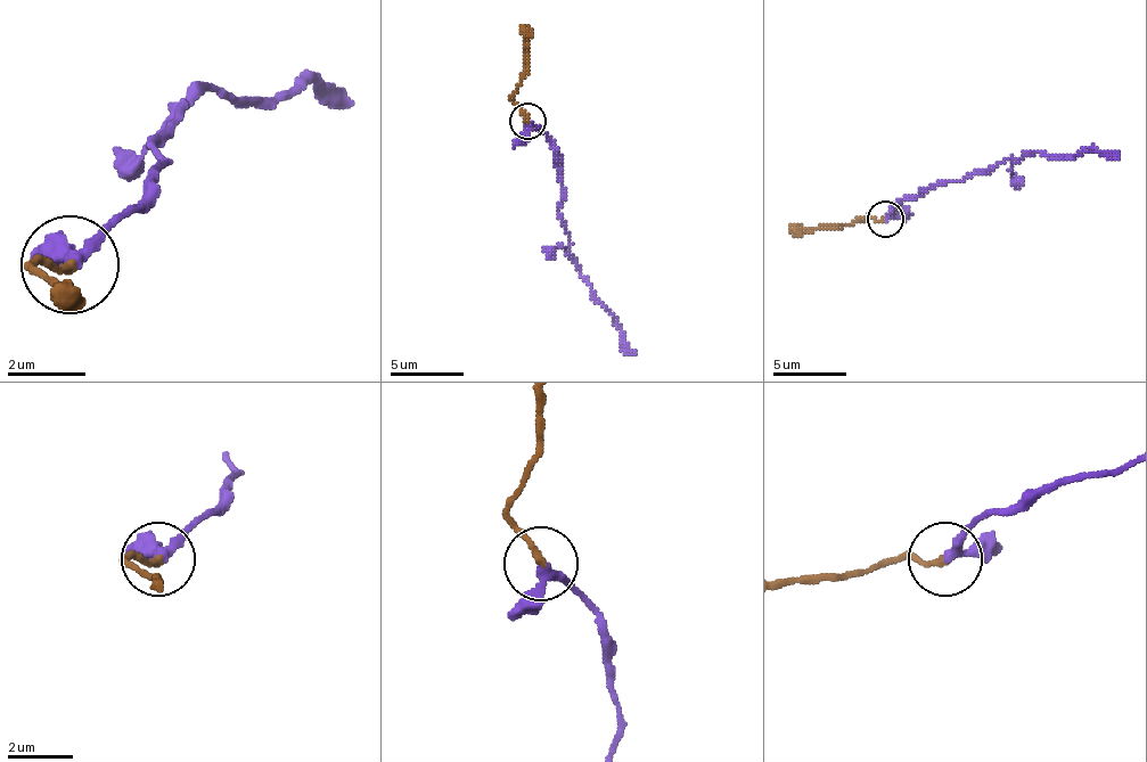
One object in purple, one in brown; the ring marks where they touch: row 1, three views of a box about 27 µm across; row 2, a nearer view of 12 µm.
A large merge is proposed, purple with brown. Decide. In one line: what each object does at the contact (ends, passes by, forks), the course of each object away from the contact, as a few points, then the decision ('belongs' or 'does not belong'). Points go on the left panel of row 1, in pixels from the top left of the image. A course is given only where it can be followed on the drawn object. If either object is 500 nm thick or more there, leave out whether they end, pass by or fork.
purple passes by | brown ends | purple via (72, 262), (141, 203), (161, 173), (150, 145), (190, 96), (317, 85), (357, 105) | brown via (72, 262), (33, 262), (63, 281), (52, 301) | belongs

